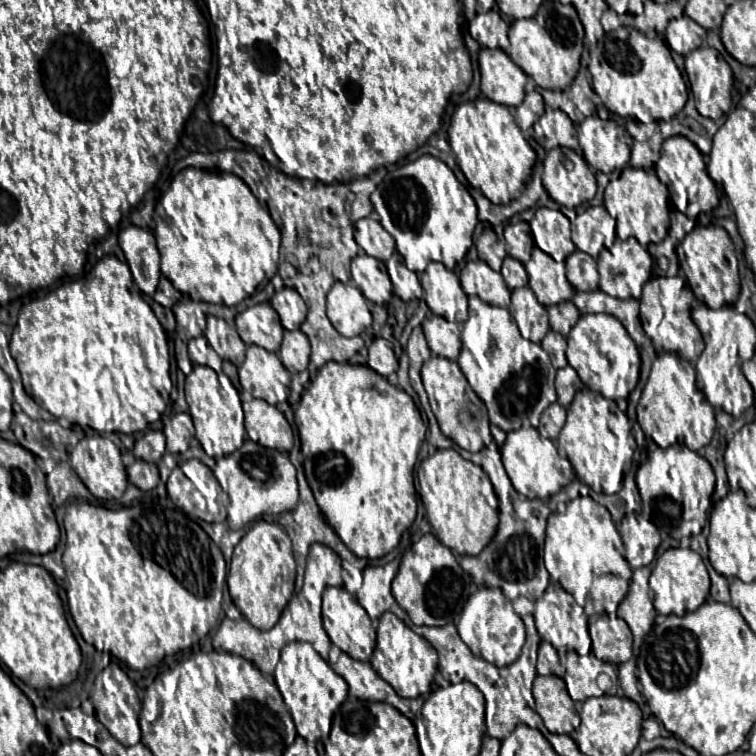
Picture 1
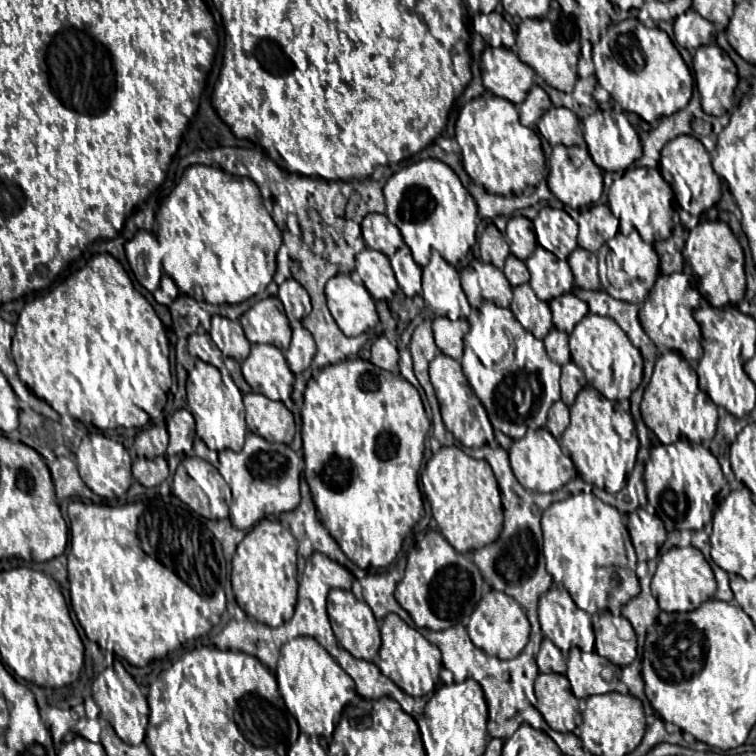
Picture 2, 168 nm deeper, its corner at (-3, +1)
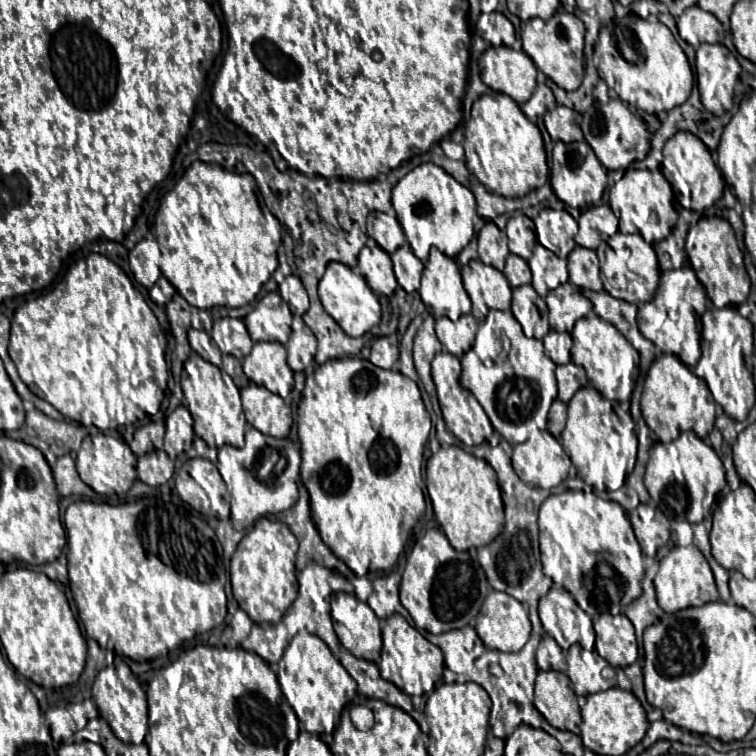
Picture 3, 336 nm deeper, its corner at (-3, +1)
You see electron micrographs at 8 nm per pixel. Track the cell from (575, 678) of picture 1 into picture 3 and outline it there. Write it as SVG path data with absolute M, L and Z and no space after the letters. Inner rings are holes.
M574 645L574 649L567 651L566 663L566 675L570 677L576 695L598 693L616 685L614 681L602 679L602 665L598 661L596 651L586 651L580 645Z

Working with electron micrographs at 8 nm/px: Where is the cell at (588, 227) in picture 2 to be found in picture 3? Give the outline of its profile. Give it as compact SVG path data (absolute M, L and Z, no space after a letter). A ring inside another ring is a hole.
M596 205L584 211L578 219L580 231L574 241L586 249L596 249L604 239L612 237L618 231L618 219L612 213L610 205Z

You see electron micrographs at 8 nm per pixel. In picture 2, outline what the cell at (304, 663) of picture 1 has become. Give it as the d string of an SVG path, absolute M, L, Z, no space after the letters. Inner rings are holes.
M296 637L282 647L276 667L276 681L288 711L300 725L300 731L310 737L324 737L332 731L346 703L356 697L352 677L312 637Z

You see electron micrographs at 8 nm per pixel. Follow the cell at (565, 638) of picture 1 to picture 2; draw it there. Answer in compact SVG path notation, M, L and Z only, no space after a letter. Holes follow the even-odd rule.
M554 585L546 595L540 597L538 618L542 633L554 641L564 655L568 655L572 645L580 647L582 651L594 651L592 619L586 611L574 605L566 589Z

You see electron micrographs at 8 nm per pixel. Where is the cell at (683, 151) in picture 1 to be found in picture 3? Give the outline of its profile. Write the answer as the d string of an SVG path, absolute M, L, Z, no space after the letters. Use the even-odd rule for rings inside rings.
M679 131L666 141L663 150L662 173L673 188L675 200L685 209L704 211L714 205L724 191L724 177L716 163L712 161L710 151L698 137L688 131Z

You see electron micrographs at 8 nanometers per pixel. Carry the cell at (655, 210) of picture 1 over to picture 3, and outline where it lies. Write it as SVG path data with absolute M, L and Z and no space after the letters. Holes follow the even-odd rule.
M628 169L624 177L610 189L610 207L614 213L618 211L620 231L640 233L648 243L658 243L672 233L678 219L674 199L671 185L660 169Z

